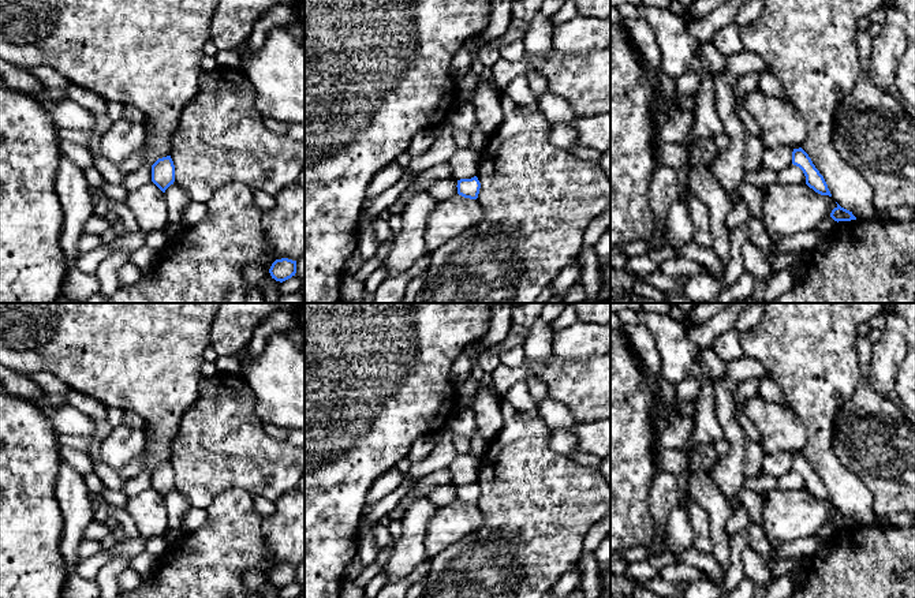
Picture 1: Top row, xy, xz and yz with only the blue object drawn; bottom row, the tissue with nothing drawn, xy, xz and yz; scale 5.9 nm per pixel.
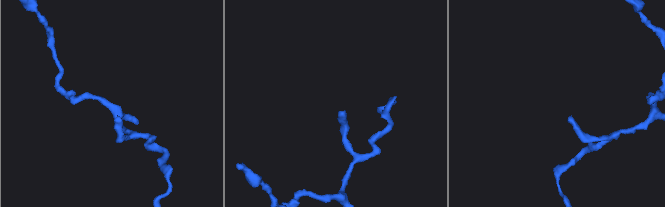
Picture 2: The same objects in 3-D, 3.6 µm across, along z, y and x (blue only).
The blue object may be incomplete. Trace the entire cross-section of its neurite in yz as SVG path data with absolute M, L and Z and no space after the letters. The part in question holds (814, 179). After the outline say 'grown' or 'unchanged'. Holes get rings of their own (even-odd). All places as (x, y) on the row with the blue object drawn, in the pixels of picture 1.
M802 147L793 149L792 164L803 171L806 176L806 184L810 188L813 188L815 193L821 195L832 197L824 176L819 173L808 154Z; unchanged

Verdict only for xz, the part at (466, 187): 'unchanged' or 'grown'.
unchanged

